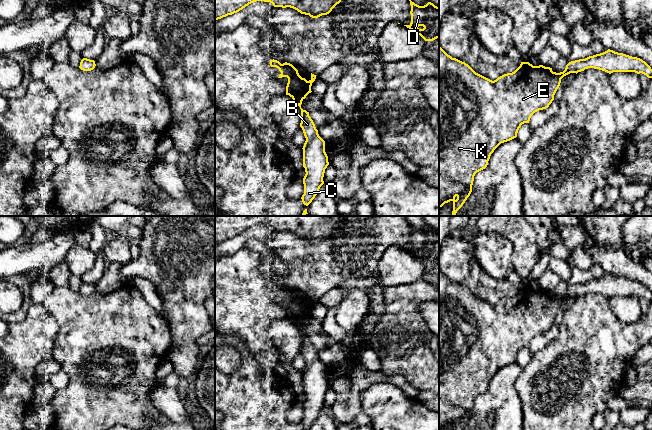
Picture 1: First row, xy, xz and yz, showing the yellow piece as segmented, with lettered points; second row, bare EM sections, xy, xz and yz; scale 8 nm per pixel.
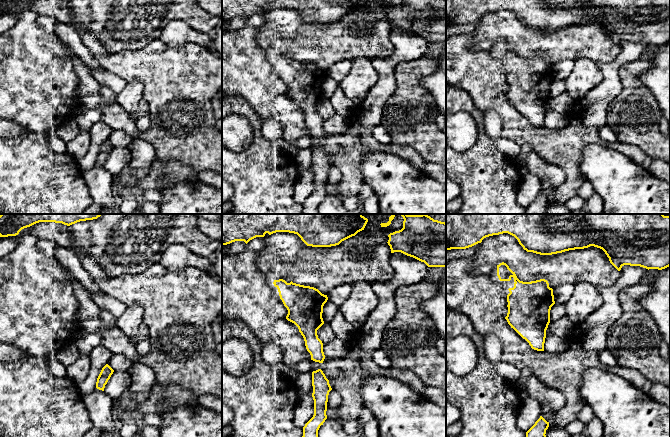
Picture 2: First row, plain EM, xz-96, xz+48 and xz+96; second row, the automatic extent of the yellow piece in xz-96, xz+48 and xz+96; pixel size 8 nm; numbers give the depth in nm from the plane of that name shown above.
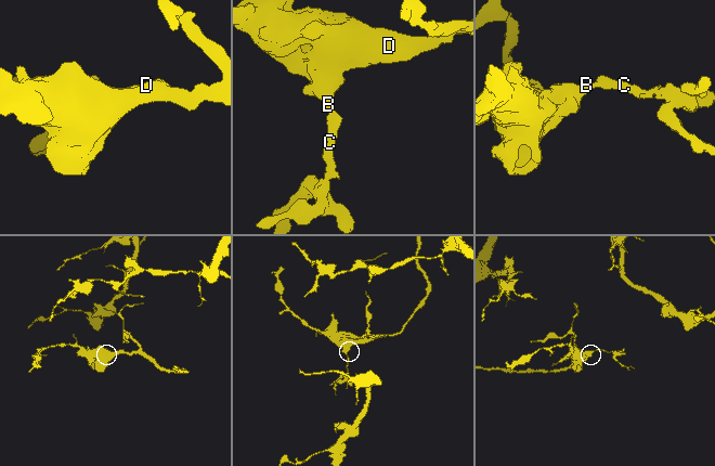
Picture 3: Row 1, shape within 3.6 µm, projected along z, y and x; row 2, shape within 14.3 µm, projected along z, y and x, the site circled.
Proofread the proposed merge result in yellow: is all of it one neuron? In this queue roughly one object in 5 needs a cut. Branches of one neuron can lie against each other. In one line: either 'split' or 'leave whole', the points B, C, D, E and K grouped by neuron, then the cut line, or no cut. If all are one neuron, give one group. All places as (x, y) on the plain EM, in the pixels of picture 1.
leave whole; B C D E K; no cut

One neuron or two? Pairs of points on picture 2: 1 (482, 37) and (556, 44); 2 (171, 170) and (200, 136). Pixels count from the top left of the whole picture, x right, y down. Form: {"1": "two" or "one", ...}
{"1": "one", "2": "two"}

